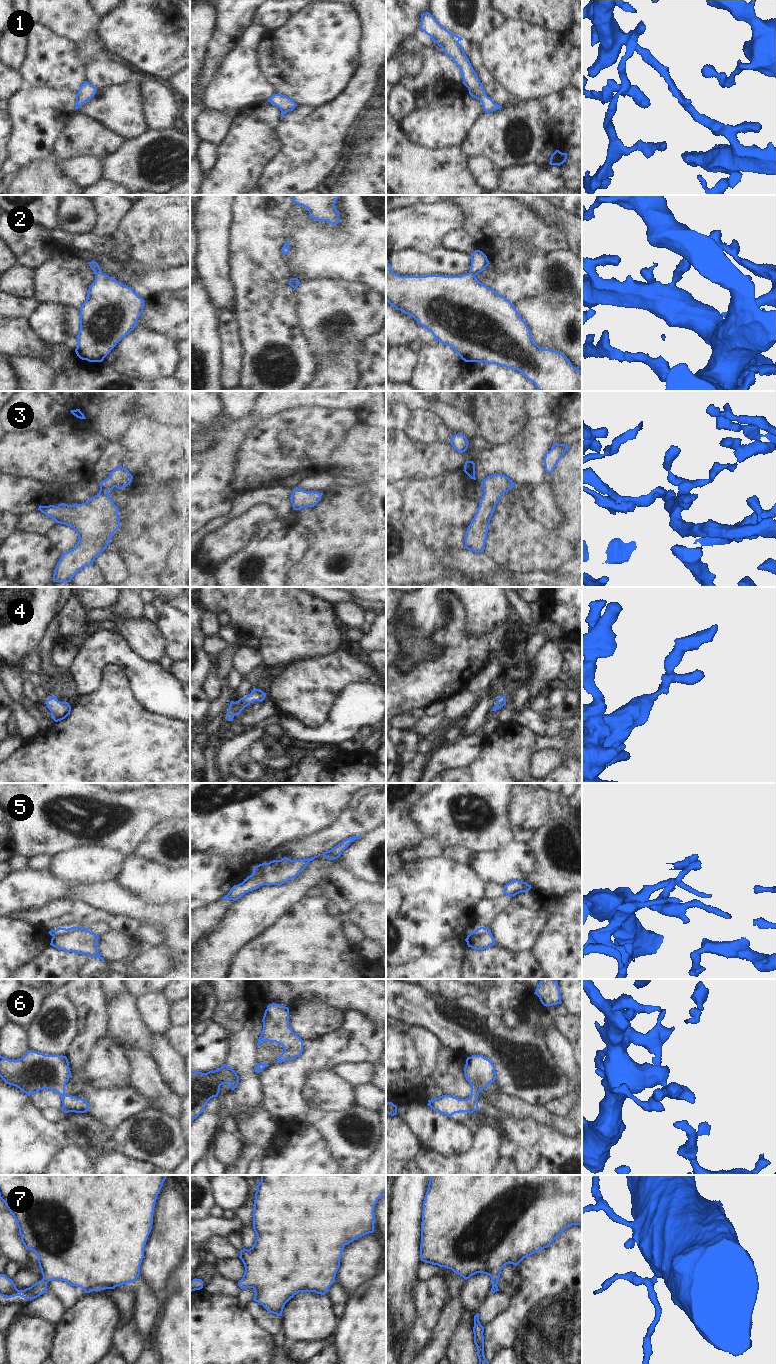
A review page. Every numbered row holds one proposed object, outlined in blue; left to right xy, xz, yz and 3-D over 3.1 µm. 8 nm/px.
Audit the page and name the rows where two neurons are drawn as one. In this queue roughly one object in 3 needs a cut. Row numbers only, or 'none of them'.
none of them

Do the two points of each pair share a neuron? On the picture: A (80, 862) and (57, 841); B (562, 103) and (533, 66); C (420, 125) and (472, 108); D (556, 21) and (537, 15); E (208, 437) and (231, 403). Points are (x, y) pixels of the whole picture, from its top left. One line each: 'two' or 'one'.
A: two
B: two
C: one
D: one
E: one

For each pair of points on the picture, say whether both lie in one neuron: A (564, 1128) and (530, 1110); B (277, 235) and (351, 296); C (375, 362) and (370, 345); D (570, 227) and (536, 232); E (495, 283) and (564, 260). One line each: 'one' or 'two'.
A: one
B: two
C: one
D: two
E: one

